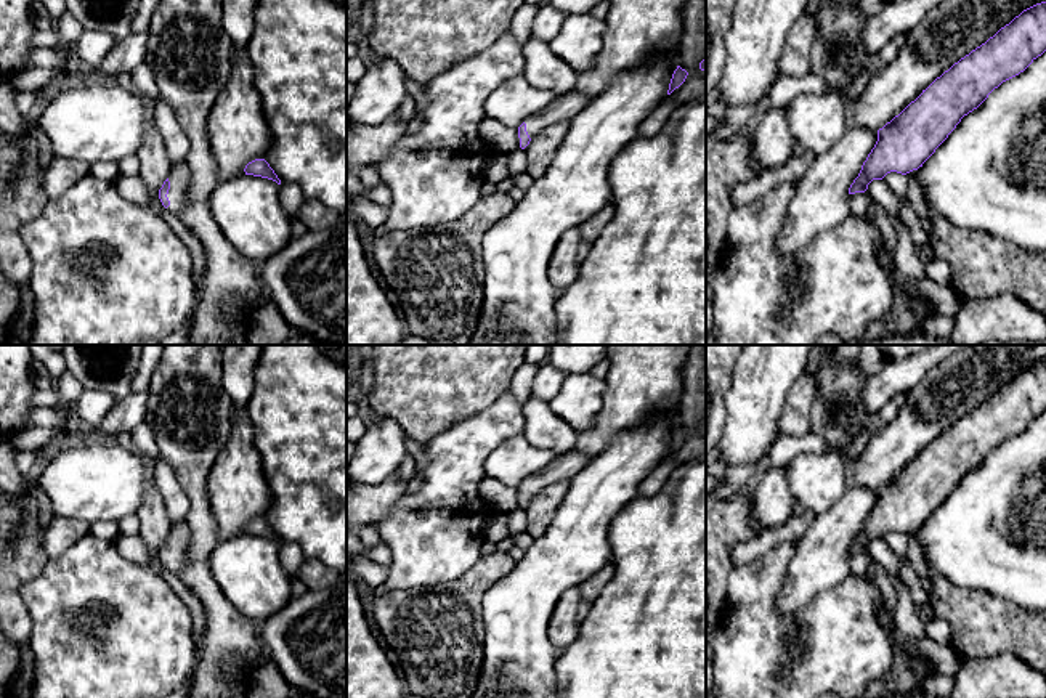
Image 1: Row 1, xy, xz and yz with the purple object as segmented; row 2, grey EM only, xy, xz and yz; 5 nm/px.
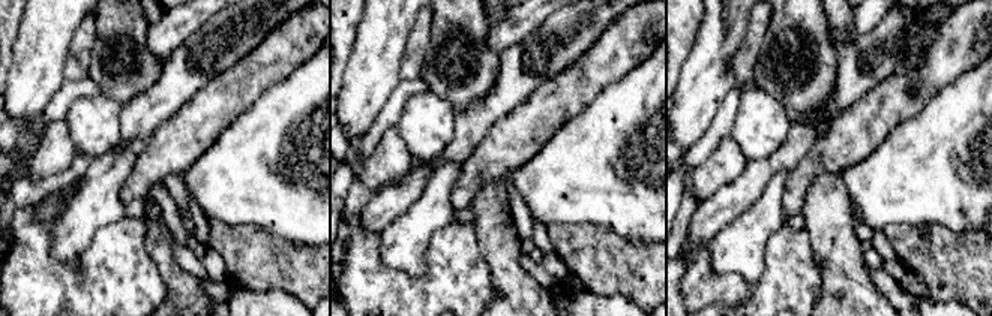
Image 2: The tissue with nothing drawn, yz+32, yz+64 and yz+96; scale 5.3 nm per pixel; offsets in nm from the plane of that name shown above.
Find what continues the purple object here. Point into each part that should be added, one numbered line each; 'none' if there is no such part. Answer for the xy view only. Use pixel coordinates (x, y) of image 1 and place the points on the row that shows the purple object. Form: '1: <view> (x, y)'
1: xy (180, 175)

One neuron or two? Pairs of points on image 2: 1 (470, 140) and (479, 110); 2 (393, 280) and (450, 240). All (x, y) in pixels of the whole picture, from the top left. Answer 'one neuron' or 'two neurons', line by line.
1: one neuron
2: one neuron

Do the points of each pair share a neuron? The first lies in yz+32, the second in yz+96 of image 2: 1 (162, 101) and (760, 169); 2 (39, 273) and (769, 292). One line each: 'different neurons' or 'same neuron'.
1: same neuron
2: same neuron

